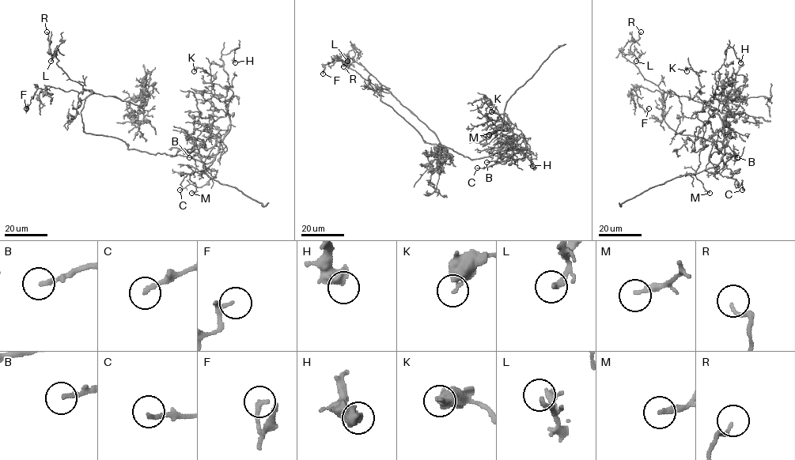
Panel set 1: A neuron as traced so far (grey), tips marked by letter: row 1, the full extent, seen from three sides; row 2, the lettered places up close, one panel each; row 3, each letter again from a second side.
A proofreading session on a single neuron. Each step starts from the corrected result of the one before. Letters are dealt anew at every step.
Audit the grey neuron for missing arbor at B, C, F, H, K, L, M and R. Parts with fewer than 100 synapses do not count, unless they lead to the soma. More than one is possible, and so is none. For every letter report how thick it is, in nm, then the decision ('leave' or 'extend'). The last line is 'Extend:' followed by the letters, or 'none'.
B: calibre 190 nm; leave
C: calibre 200 nm; leave
F: calibre 200 nm; leave
H: calibre 600 nm; leave
K: calibre 380 nm; leave
L: calibre 200 nm; leave
M: calibre 280 nm; leave
R: calibre 120 nm; leave
Extend: none

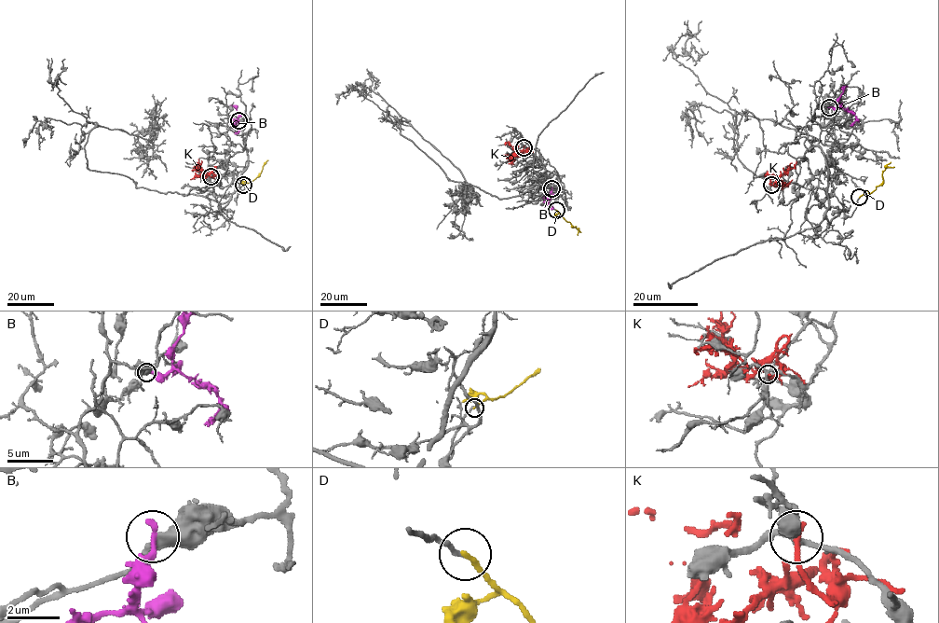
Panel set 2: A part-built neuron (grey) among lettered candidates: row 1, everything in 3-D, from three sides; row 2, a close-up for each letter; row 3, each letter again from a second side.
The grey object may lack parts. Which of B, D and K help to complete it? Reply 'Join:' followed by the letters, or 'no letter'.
Join: no letter

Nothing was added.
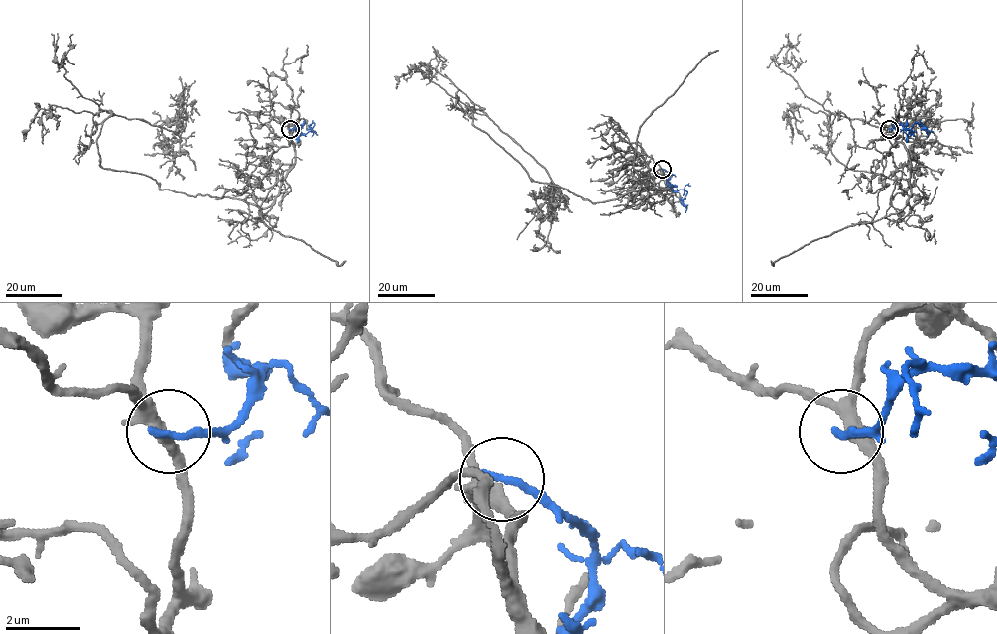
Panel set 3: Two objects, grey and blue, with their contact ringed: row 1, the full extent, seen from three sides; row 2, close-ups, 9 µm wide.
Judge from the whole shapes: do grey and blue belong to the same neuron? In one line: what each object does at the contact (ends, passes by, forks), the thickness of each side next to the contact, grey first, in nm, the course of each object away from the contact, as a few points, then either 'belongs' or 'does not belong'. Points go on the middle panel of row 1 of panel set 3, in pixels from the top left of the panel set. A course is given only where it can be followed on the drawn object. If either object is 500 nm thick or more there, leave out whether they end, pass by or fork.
grey forks; blue ends; calibres 280 and 220 nm; course grey (662, 169), (667, 189), (591, 202), (532, 181), (469, 107), (546, 170), (553, 207), (559, 190), (552, 216); course blue (662, 169), (669, 175), (667, 182), (675, 191), (685, 190), (687, 192), (682, 201), (686, 206), (685, 212); does not belong

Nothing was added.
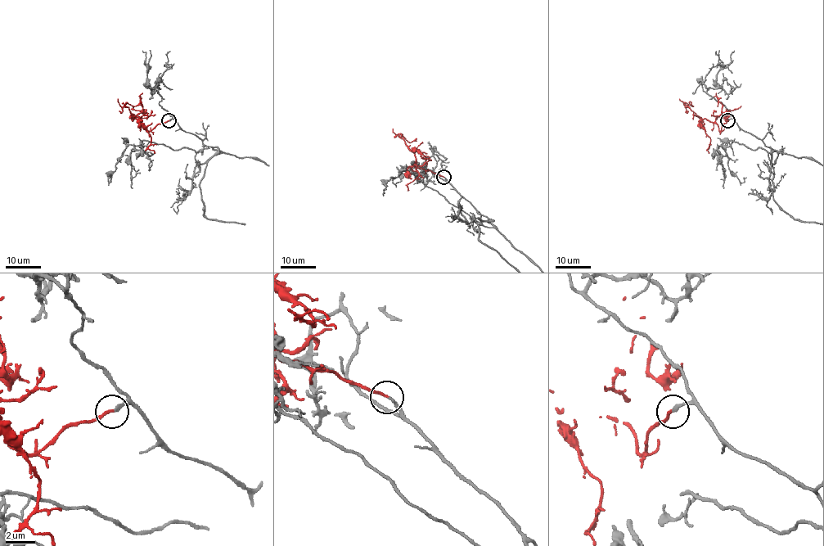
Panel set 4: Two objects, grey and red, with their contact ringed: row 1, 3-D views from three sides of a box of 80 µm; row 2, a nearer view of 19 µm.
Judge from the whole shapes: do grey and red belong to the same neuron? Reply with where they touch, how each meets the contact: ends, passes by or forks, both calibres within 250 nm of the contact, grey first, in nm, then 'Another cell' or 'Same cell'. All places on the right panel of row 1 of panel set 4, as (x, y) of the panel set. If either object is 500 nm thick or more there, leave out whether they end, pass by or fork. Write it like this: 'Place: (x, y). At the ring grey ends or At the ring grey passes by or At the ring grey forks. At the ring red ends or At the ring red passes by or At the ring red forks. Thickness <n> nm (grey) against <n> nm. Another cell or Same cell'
Place: (727, 120). At the ring grey ends. At the ring red ends. Thickness 200 nm (grey) against 170 nm. Same cell

